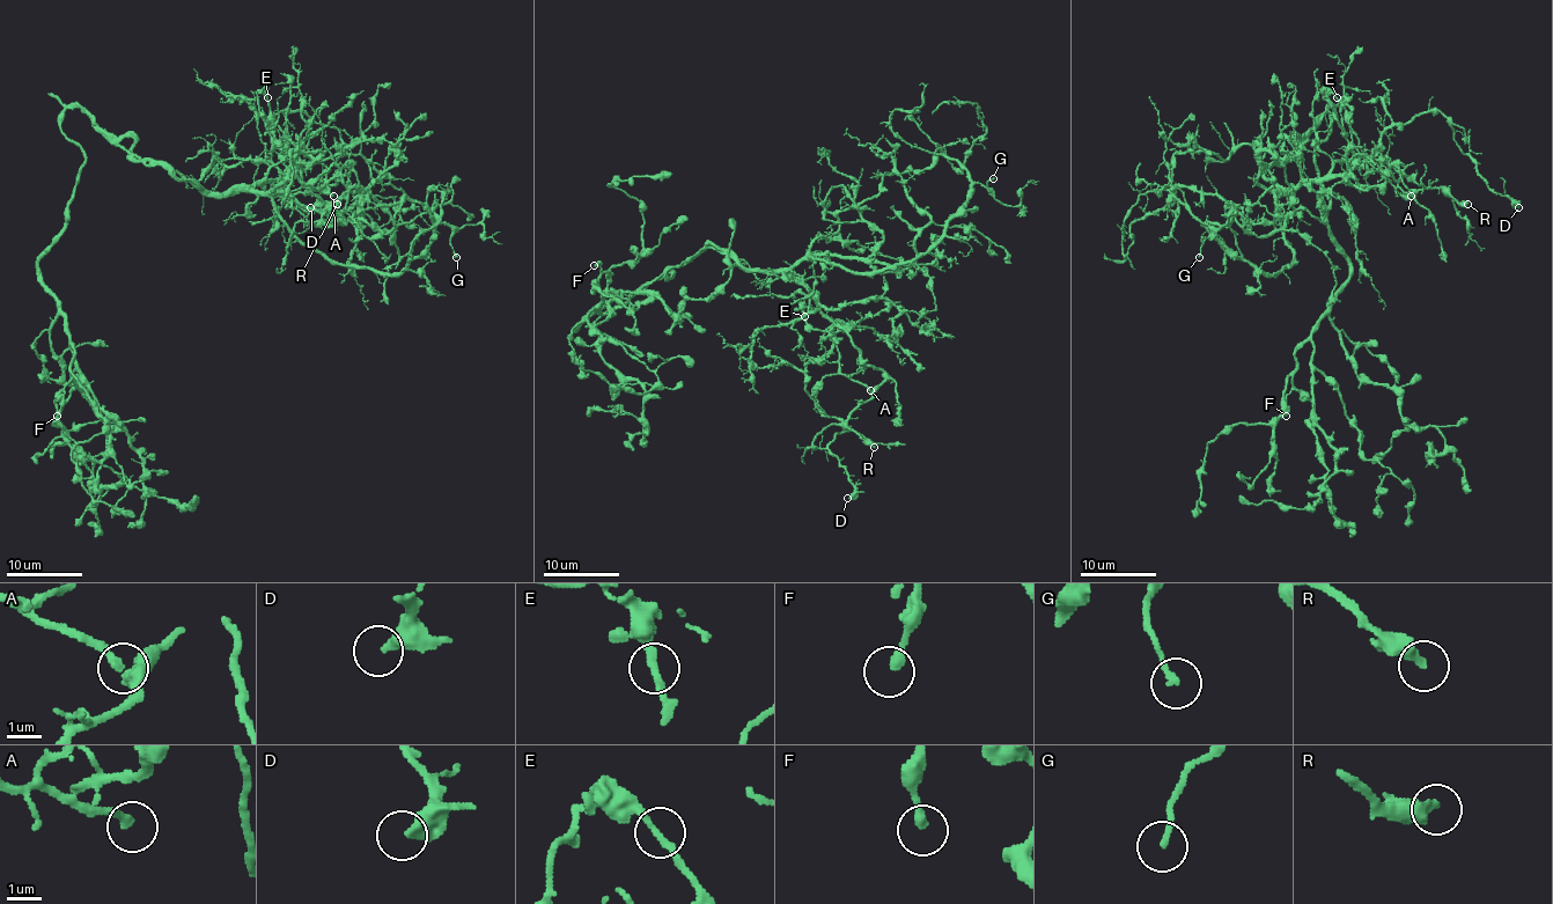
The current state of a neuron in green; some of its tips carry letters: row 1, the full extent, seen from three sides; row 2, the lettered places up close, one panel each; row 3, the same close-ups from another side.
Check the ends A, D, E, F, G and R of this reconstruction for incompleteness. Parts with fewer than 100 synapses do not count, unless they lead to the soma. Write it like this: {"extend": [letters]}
{"extend": []}

